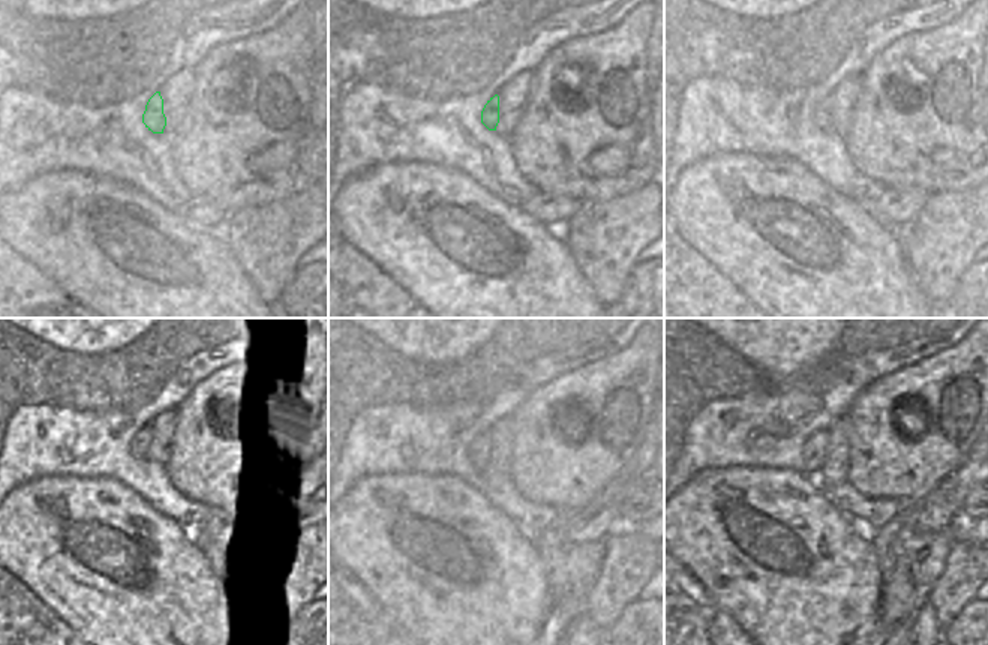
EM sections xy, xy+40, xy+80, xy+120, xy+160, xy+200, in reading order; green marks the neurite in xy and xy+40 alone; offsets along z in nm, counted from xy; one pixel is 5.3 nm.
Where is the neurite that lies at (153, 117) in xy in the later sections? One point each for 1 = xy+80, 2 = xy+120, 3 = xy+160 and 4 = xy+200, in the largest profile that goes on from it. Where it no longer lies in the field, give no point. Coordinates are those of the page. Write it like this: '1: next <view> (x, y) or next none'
1: next xy+80 (823, 114)
2: next xy+120 (141, 441)
3: next xy+160 (479, 450)
4: next xy+200 (814, 449)

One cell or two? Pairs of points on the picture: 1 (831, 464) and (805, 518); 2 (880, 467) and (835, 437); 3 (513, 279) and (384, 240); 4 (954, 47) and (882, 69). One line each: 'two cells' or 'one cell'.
1: two cells
2: two cells
3: one cell
4: one cell

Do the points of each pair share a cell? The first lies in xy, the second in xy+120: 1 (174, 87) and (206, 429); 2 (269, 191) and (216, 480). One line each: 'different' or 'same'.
1: different
2: same

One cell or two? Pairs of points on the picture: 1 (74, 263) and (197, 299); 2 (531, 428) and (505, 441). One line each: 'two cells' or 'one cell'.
1: one cell
2: two cells

